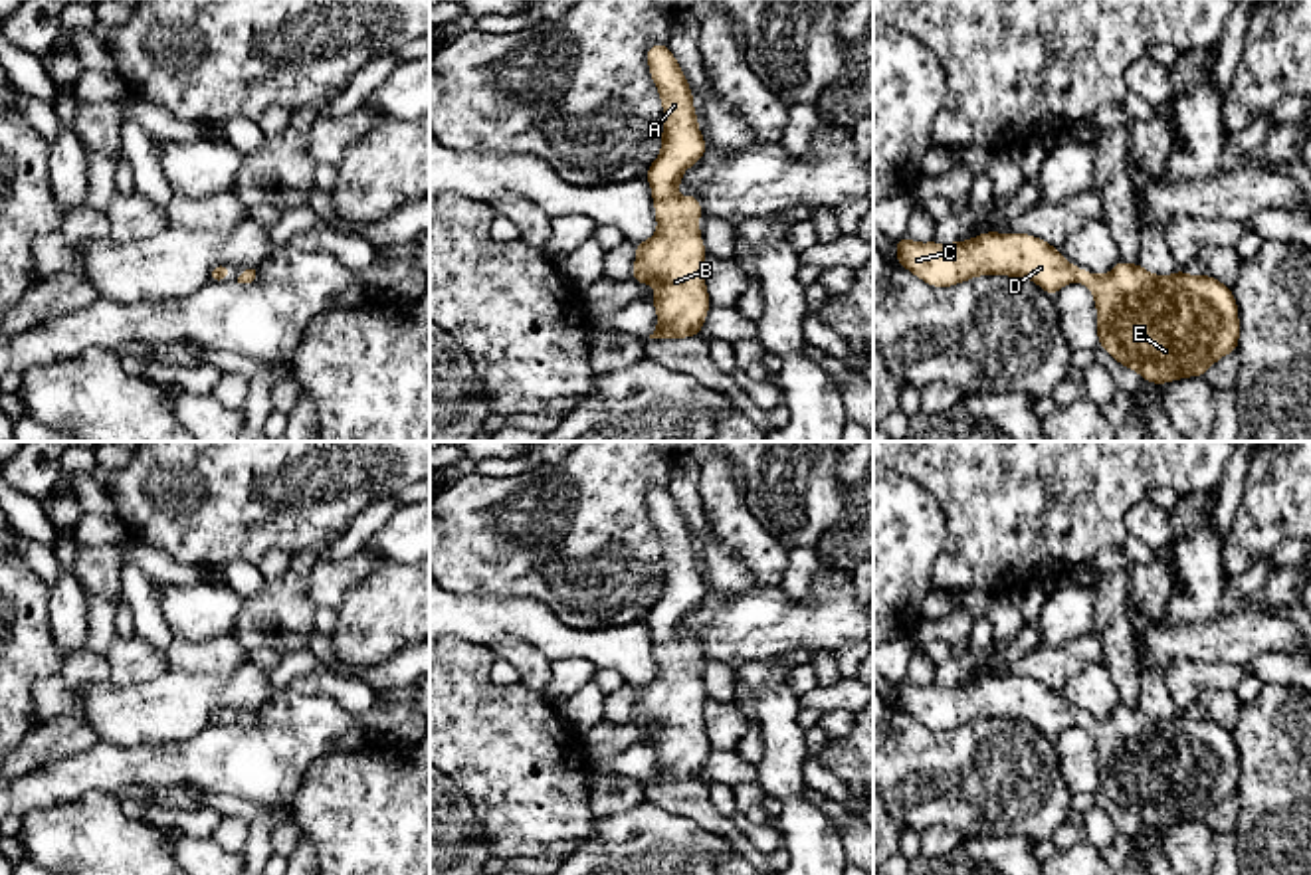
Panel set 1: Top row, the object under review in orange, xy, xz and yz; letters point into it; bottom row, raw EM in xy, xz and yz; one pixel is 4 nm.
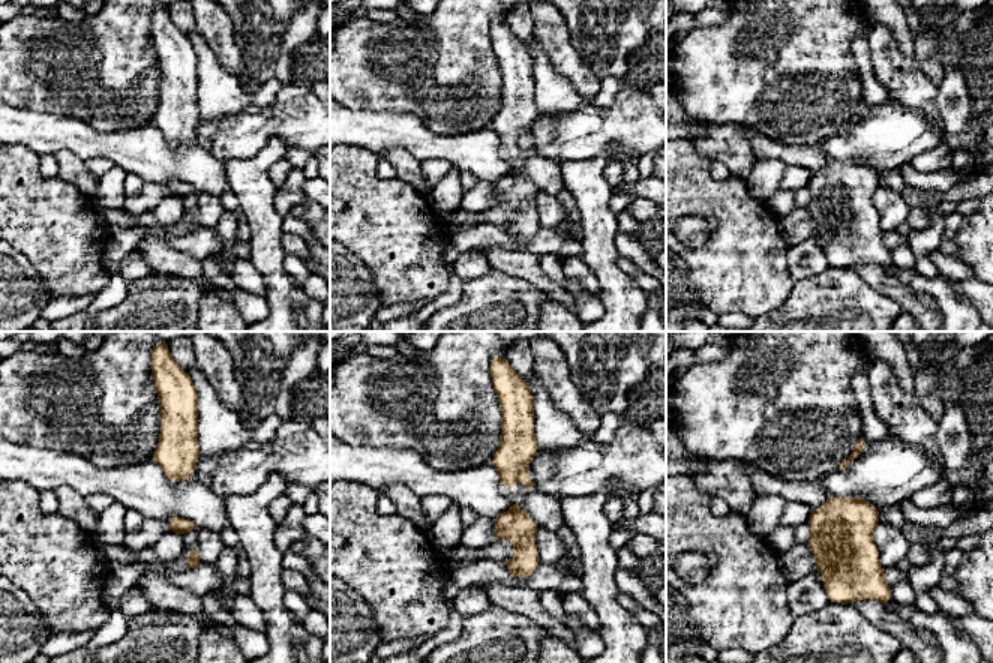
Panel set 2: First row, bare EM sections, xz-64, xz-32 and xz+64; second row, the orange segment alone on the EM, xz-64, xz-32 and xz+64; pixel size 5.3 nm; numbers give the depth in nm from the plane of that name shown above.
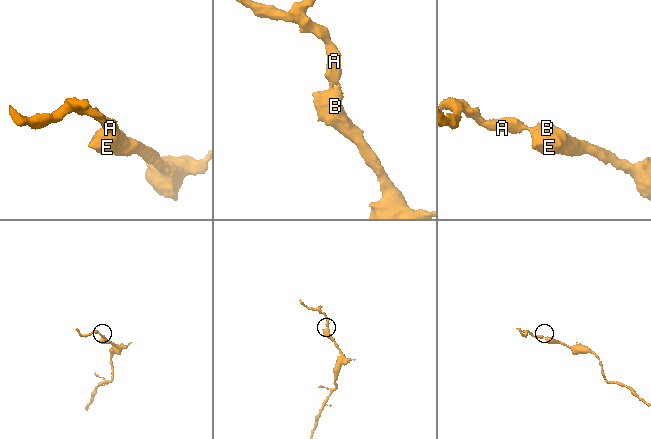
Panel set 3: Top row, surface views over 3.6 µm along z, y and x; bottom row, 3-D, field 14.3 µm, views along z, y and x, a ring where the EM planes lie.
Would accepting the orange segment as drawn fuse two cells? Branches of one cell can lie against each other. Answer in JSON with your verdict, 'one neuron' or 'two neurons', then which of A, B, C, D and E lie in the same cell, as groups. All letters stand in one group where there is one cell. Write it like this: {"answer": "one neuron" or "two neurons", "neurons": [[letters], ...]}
{"answer": "one neuron", "neurons": [["A", "B", "C", "D", "E"]]}

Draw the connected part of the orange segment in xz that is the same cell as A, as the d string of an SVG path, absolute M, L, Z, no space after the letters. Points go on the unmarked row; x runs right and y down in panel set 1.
M665 487L646 497L650 519L661 540L661 596L646 622L652 630L657 675L636 689L632 725L656 730L650 742L657 770L650 782L699 780L711 744L703 723L707 695L699 675L703 651L693 637L679 637L683 616L707 594L697 568L691 531Z

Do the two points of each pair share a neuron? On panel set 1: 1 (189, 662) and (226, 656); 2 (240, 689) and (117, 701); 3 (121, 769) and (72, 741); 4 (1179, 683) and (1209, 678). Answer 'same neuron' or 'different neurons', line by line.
1: same neuron
2: same neuron
3: different neurons
4: same neuron

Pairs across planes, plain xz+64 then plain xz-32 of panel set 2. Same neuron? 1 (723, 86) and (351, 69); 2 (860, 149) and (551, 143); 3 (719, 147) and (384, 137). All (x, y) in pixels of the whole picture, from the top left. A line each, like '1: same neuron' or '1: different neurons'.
1: same neuron
2: same neuron
3: different neurons

